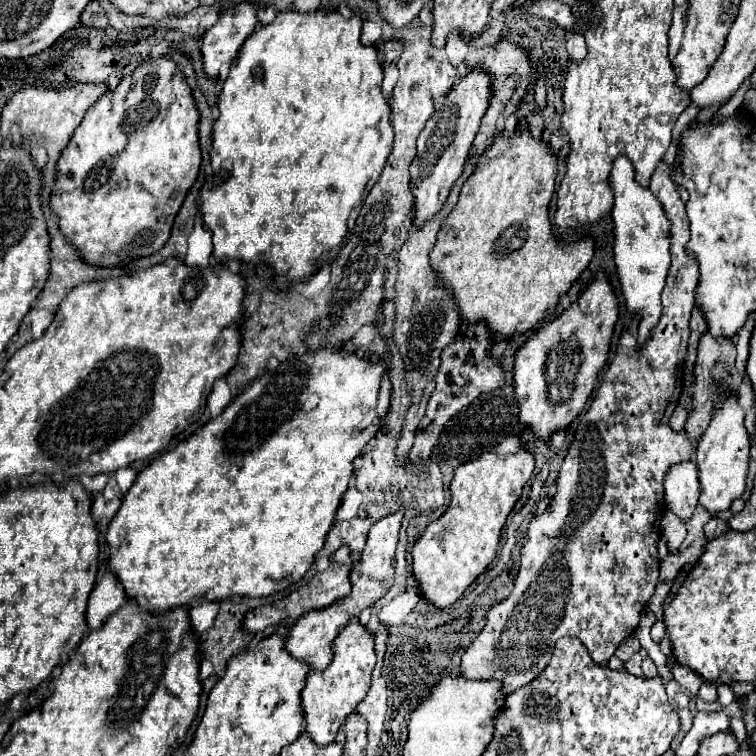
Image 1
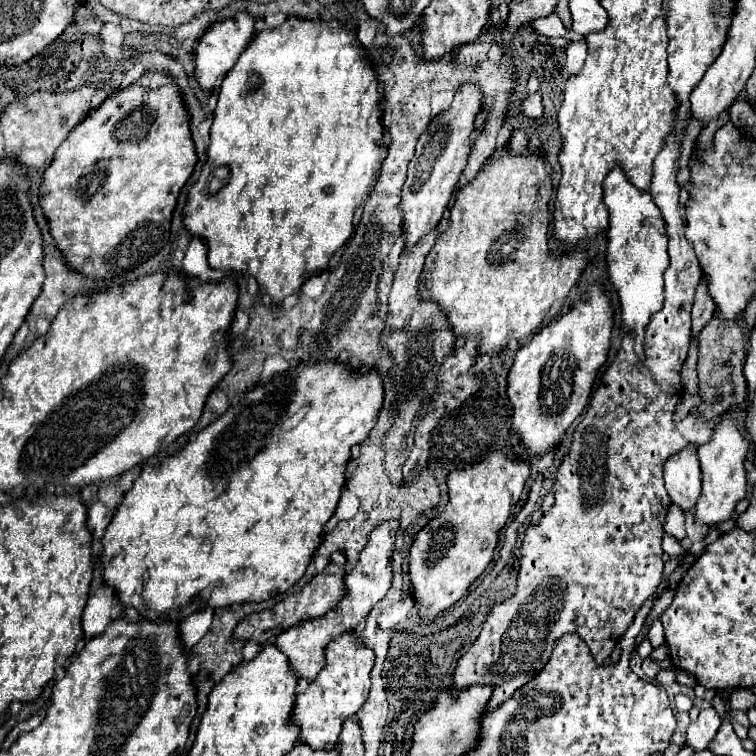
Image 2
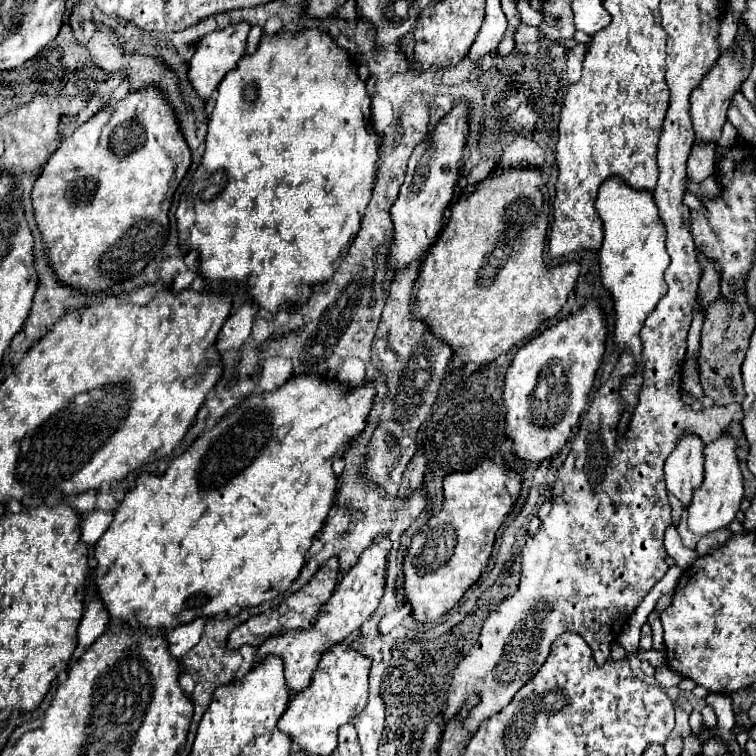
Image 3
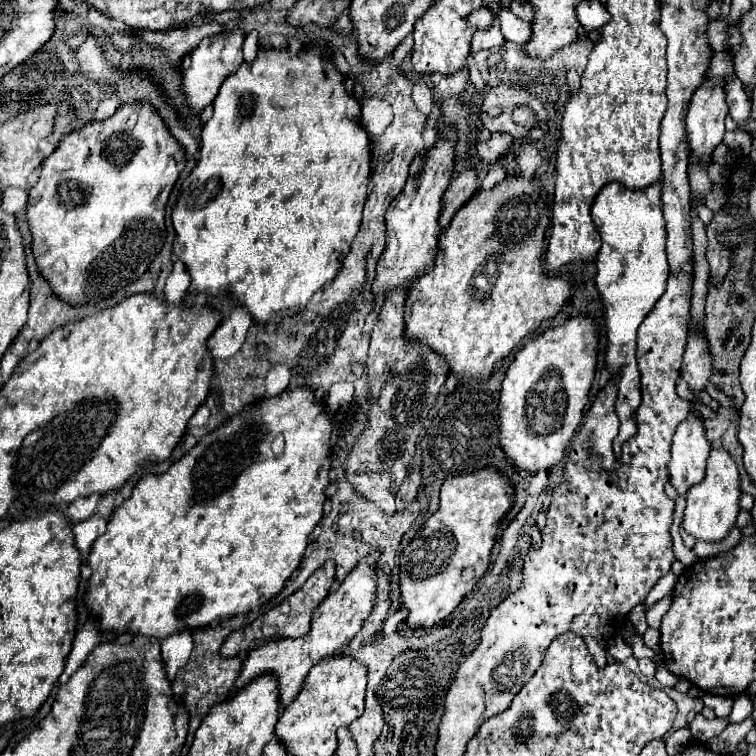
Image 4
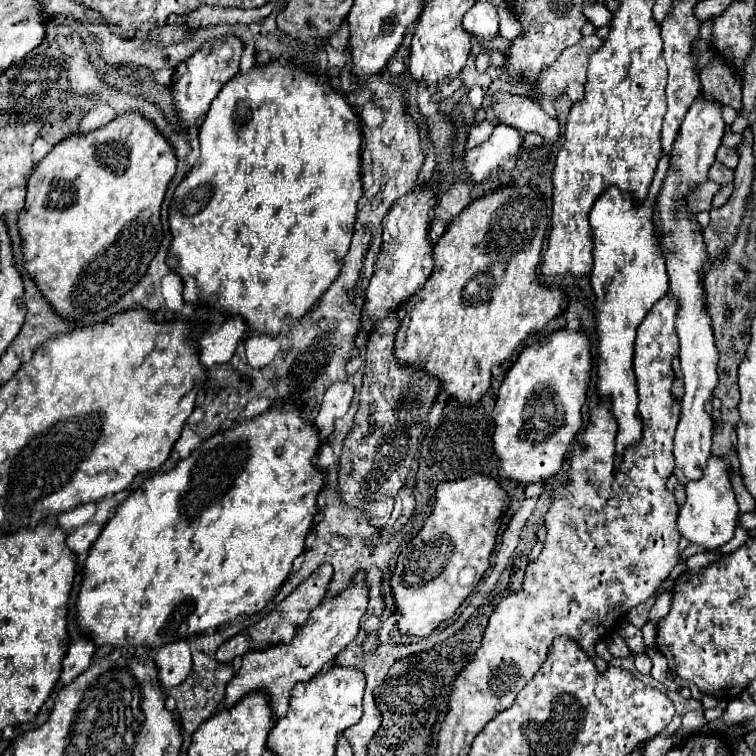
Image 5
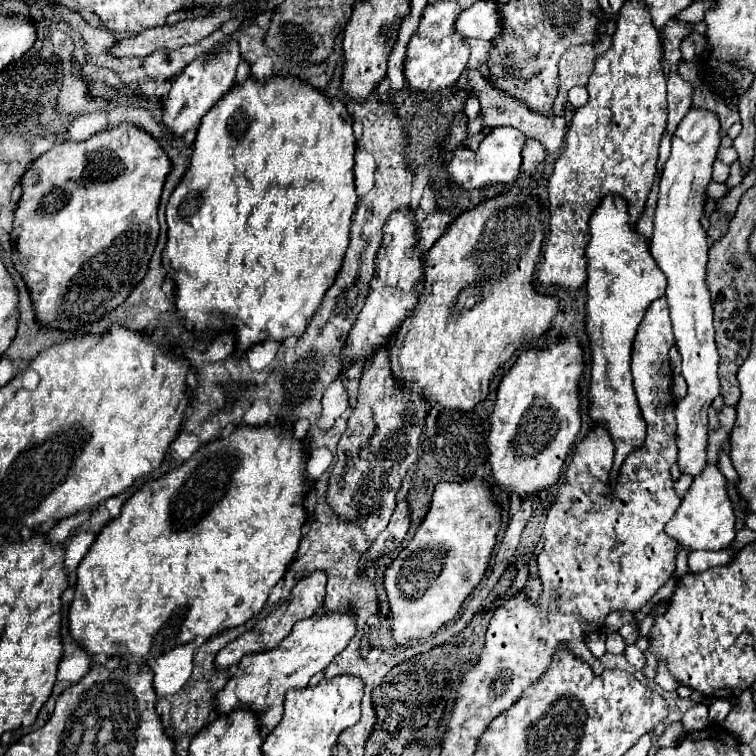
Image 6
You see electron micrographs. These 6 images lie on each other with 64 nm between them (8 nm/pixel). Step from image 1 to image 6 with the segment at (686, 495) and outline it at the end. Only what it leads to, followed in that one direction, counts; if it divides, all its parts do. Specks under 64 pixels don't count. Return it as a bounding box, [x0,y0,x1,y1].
[650,106,720,476]

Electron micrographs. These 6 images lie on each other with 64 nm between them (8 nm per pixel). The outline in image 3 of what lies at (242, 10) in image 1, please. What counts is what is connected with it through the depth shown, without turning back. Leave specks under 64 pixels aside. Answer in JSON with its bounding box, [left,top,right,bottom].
[188,22,250,100]

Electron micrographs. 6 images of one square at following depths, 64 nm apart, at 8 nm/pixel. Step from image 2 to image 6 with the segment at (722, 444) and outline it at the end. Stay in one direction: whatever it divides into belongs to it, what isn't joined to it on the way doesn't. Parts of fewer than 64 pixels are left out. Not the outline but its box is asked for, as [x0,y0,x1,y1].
[666,464,736,550]

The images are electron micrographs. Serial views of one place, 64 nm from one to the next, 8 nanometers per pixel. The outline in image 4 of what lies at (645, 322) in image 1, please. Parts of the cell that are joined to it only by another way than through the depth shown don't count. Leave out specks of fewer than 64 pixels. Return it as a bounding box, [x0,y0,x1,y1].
[592,182,668,458]

